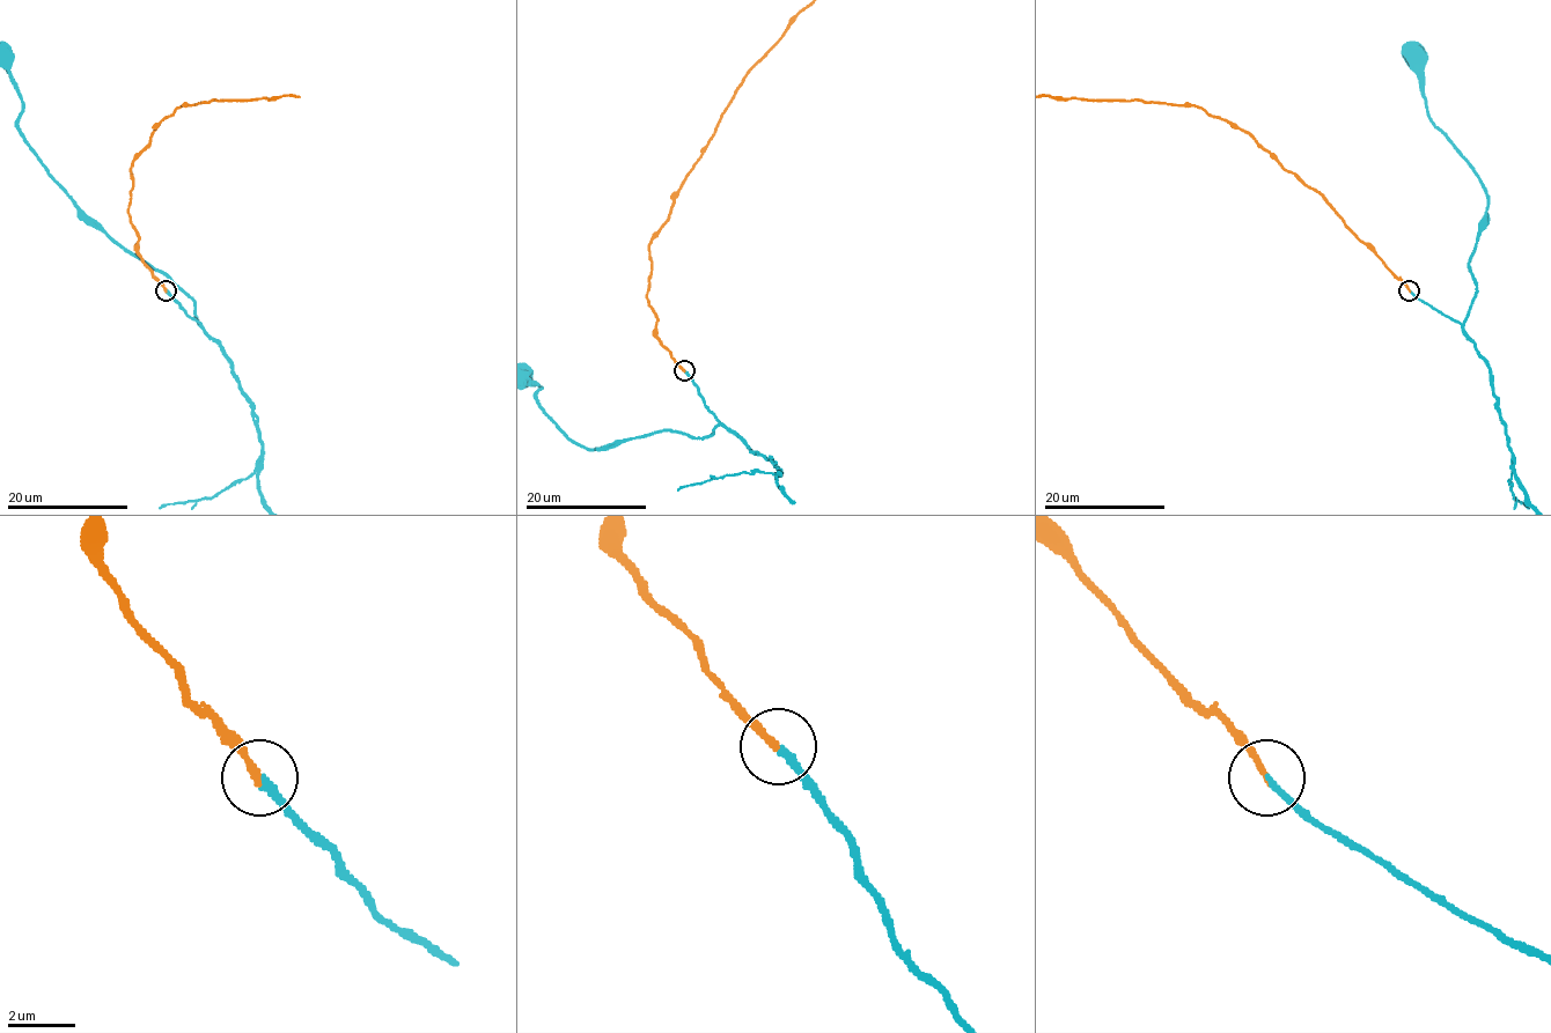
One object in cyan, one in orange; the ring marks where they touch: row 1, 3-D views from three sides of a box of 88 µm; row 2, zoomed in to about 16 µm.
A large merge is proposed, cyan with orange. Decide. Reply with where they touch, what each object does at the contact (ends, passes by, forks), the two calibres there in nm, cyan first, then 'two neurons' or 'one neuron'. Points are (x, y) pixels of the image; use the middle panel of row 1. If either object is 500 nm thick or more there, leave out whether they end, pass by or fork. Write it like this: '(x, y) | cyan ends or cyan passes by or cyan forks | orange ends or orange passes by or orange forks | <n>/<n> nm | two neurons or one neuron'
(684, 370) | cyan ends | orange ends | 180/180 nm | one neuron

